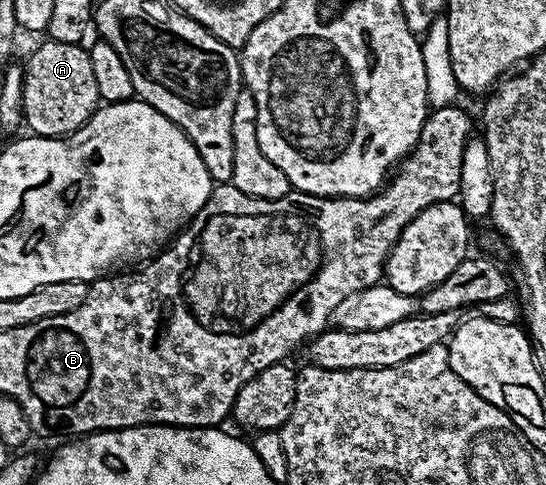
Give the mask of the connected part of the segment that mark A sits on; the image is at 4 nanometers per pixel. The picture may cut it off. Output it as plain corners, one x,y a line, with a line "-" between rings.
44,40
44,43
29,56
28,63
23,63
22,69
24,120
27,129
32,129
29,131
33,135
41,138
63,138
73,134
101,105
90,56
83,45

